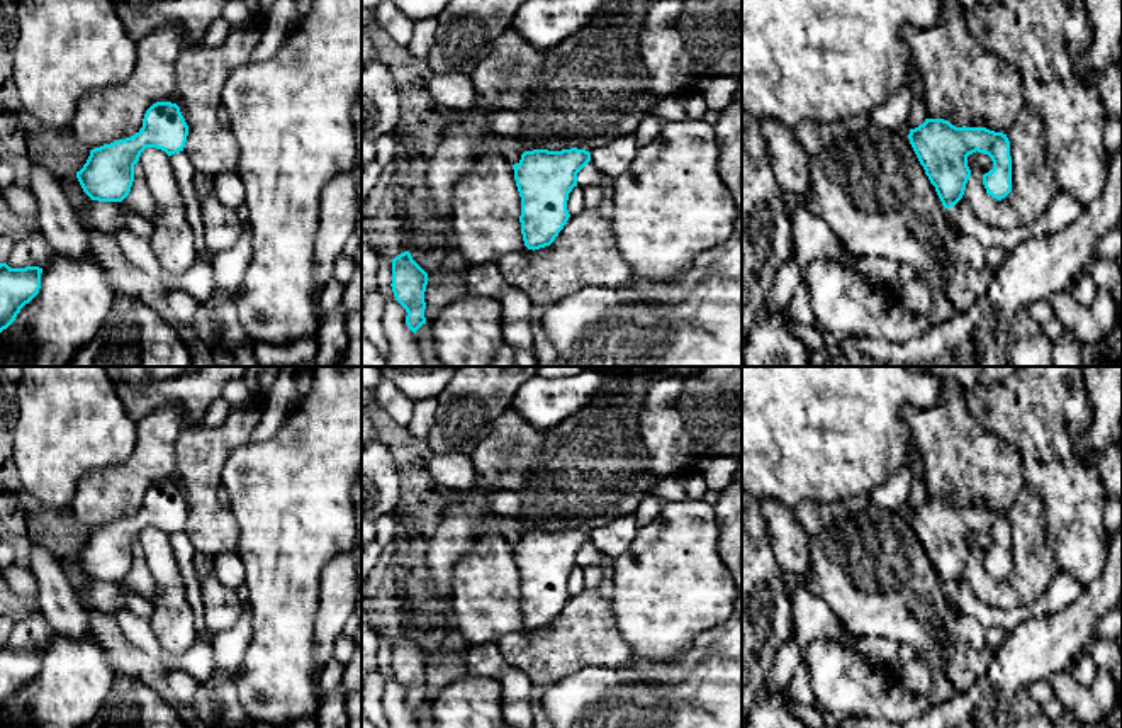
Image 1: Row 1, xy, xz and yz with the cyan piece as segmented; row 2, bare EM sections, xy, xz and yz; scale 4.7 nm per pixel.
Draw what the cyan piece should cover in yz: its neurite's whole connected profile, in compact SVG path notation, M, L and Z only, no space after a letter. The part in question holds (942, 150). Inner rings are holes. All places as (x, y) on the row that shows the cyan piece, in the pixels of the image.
M925 119L908 134L910 144L945 209L956 205L971 176L968 156L985 153L993 168L983 175L986 193L996 200L1012 192L1012 156L1007 134L986 127L956 127L944 119Z

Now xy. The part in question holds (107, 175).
M156 102L146 110L143 127L134 136L92 149L76 178L92 200L122 202L131 192L141 153L156 148L171 156L183 151L187 136L188 126L180 107Z

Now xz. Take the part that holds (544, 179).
M586 149L525 151L513 165L521 197L521 234L528 249L550 246L567 224L569 193L577 187L577 173L591 161Z

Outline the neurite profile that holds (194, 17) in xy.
M166 0L144 7L117 3L115 10L127 34L136 42L153 31L177 27L182 49L200 48L210 24L221 17L231 0Z

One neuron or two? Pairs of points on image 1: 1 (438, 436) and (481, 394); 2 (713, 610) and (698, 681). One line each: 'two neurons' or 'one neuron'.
1: one neuron
2: two neurons

